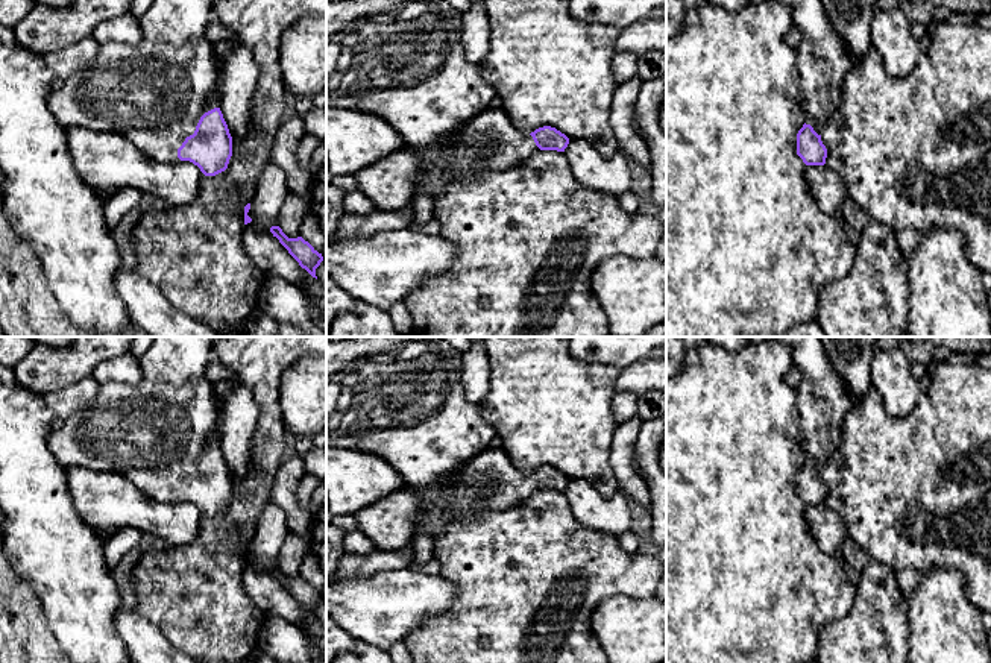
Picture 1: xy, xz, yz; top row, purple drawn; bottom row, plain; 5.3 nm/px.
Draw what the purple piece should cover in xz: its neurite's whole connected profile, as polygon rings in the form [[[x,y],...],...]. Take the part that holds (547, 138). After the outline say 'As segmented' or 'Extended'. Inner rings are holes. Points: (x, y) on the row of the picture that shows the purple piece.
[[[484,108],[448,138],[429,146],[402,149],[419,158],[413,193],[425,190],[433,202],[454,179],[454,171],[505,171],[540,150],[565,152],[569,138],[551,126],[531,134],[519,130],[502,108]]]. Extended

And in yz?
[[[779,0],[792,9],[803,38],[795,49],[804,124],[797,134],[797,155],[806,165],[824,165],[821,132],[838,109],[847,76],[859,65],[829,21],[821,0]]]. Extended

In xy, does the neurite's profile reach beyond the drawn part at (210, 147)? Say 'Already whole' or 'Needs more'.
Needs more

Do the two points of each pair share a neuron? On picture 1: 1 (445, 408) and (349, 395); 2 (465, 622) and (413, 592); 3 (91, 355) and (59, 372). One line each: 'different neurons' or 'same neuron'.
1: same neuron
2: different neurons
3: same neuron

